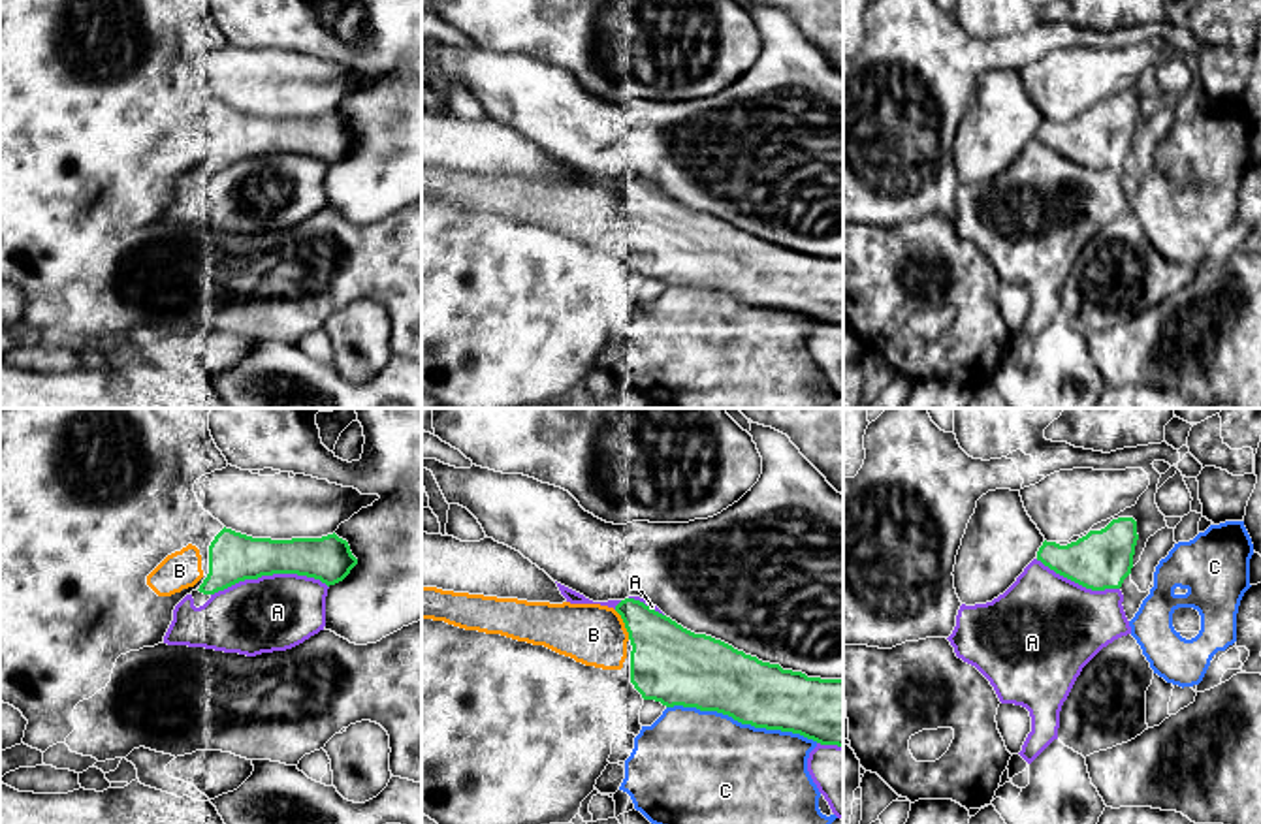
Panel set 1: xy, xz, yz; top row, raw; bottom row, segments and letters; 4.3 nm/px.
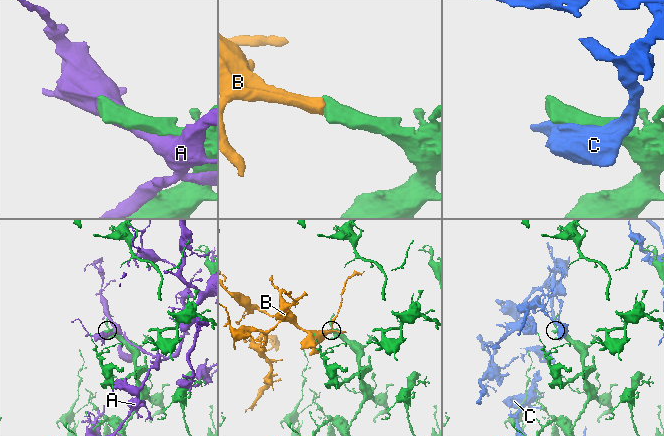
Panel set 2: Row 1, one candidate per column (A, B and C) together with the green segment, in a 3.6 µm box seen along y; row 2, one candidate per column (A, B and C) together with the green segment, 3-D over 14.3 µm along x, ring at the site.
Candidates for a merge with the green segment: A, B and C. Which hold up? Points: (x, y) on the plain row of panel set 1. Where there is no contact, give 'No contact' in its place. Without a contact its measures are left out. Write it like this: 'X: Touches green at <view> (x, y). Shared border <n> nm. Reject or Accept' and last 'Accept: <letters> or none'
A: Touches green at xy (270, 153). Shared border 500 nm. Reject
B: Touches green at xz (625, 204). Shared border 140 nm. Accept
C: Touches green at xz (742, 301). Shared border 650 nm. Reject
Accept: B

